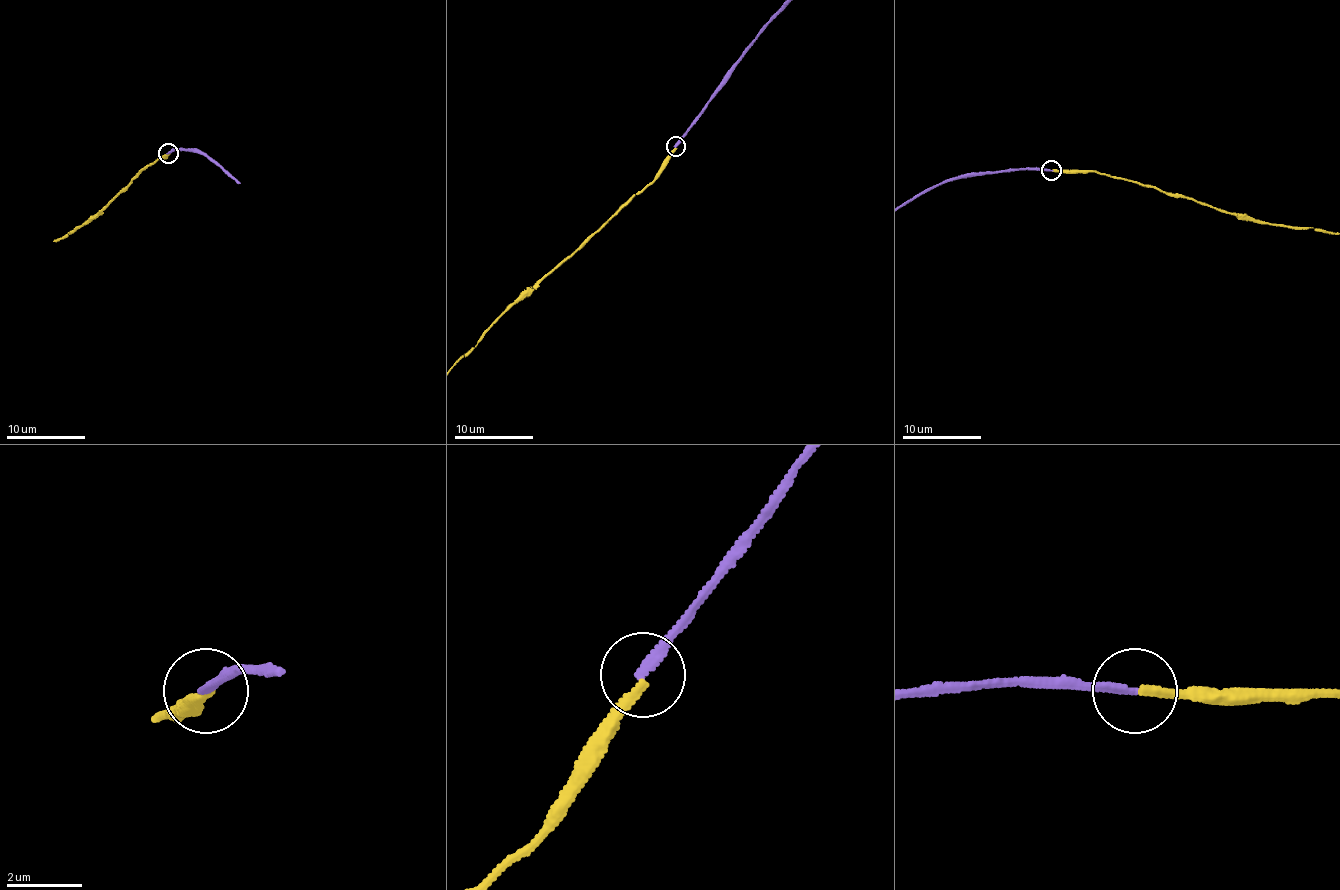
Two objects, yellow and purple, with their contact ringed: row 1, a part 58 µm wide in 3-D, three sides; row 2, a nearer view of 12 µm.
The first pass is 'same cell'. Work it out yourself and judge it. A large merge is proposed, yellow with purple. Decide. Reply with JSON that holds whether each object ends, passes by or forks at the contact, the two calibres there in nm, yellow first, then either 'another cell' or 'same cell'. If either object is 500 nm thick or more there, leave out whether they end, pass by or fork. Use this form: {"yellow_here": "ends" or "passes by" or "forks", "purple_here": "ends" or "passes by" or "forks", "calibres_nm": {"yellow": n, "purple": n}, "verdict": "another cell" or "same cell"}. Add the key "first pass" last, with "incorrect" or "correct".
{"yellow_here": "ends", "purple_here": "ends", "calibres_nm": {"yellow": 200, "purple": 200}, "verdict": "another cell", "first pass": "incorrect"}

